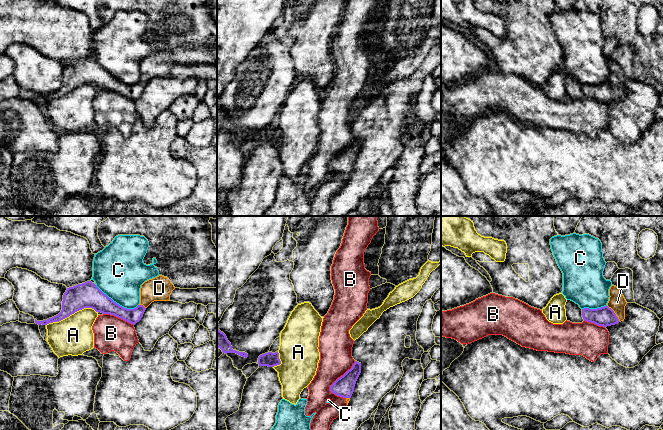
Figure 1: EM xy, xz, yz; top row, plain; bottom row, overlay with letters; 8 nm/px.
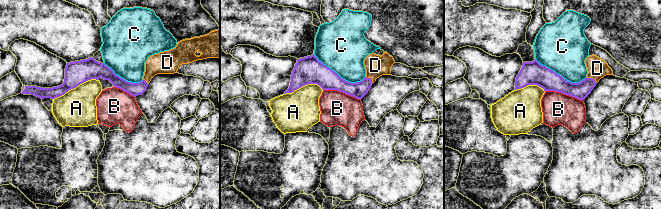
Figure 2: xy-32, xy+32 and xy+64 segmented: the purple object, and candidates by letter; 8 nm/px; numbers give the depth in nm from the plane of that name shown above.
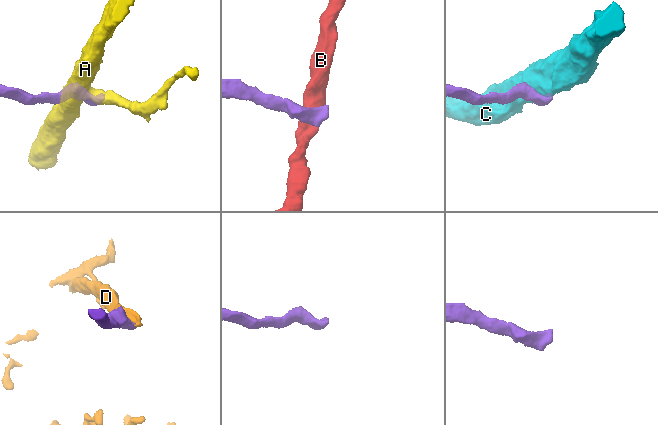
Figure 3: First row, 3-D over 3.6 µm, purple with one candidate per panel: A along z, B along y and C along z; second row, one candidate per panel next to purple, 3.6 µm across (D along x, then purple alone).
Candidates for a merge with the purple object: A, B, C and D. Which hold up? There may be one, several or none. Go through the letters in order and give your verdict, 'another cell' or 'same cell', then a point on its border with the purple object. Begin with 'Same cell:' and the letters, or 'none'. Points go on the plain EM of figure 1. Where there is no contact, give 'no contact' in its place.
Same cell: D
A: another cell; meets purple in xy at (72, 89)
B: another cell; meets purple in xz at (340, 153)
C: another cell; meets purple in xy at (116, 79)
D: same cell; meets purple in yz at (614, 89)

